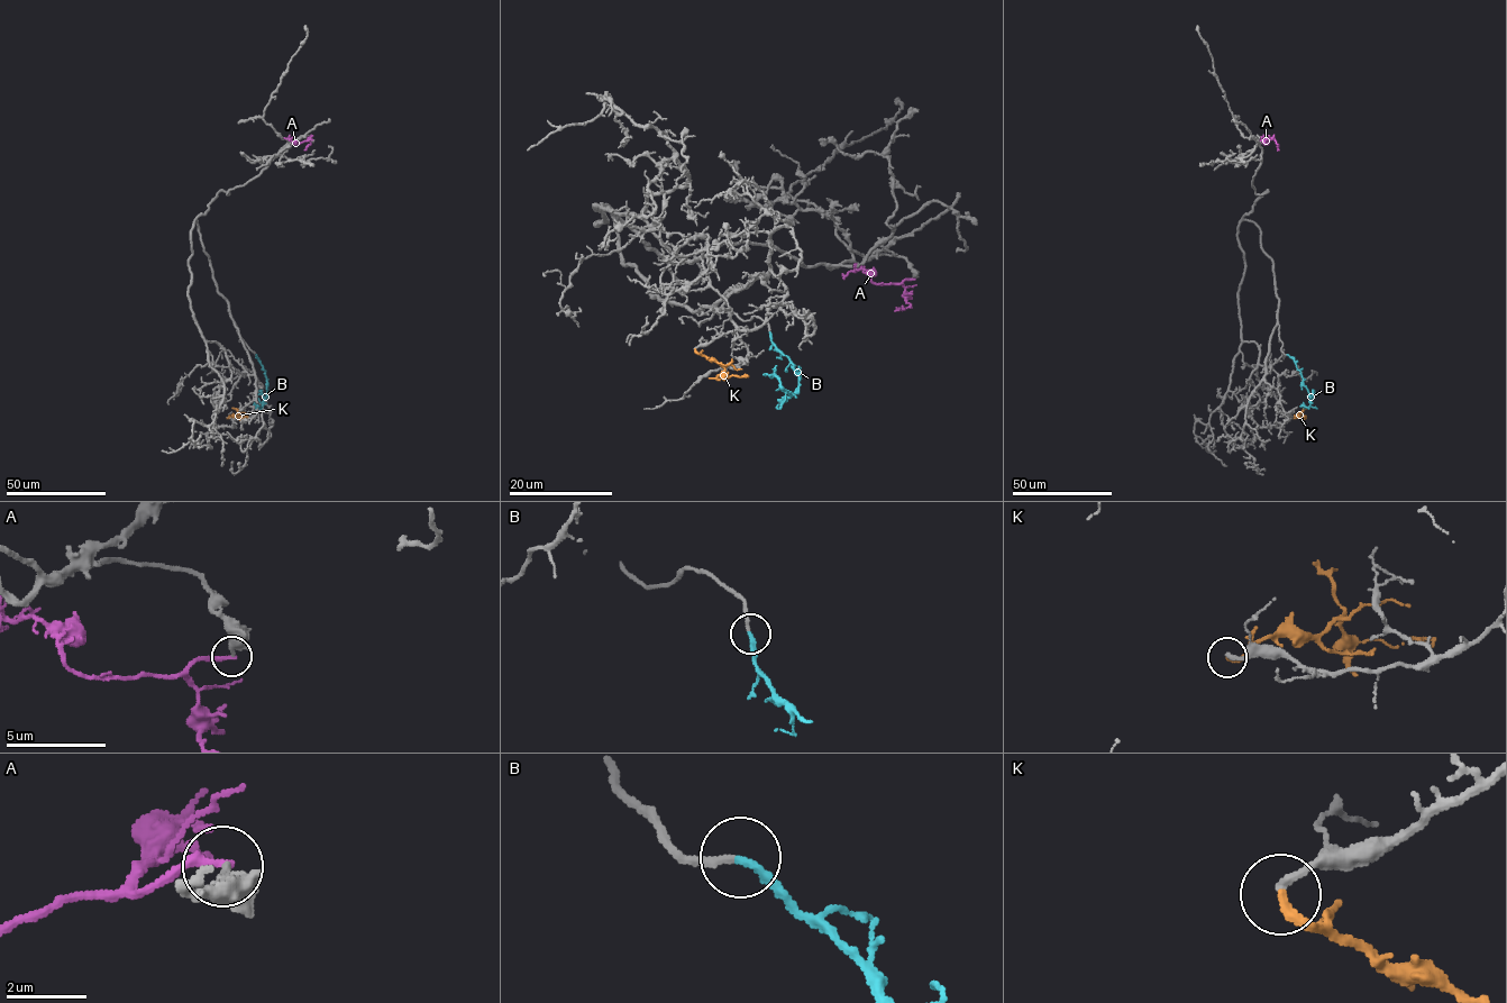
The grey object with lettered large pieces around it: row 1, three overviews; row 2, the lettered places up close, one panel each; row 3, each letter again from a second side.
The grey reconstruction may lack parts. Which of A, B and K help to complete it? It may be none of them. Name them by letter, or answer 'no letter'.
B

